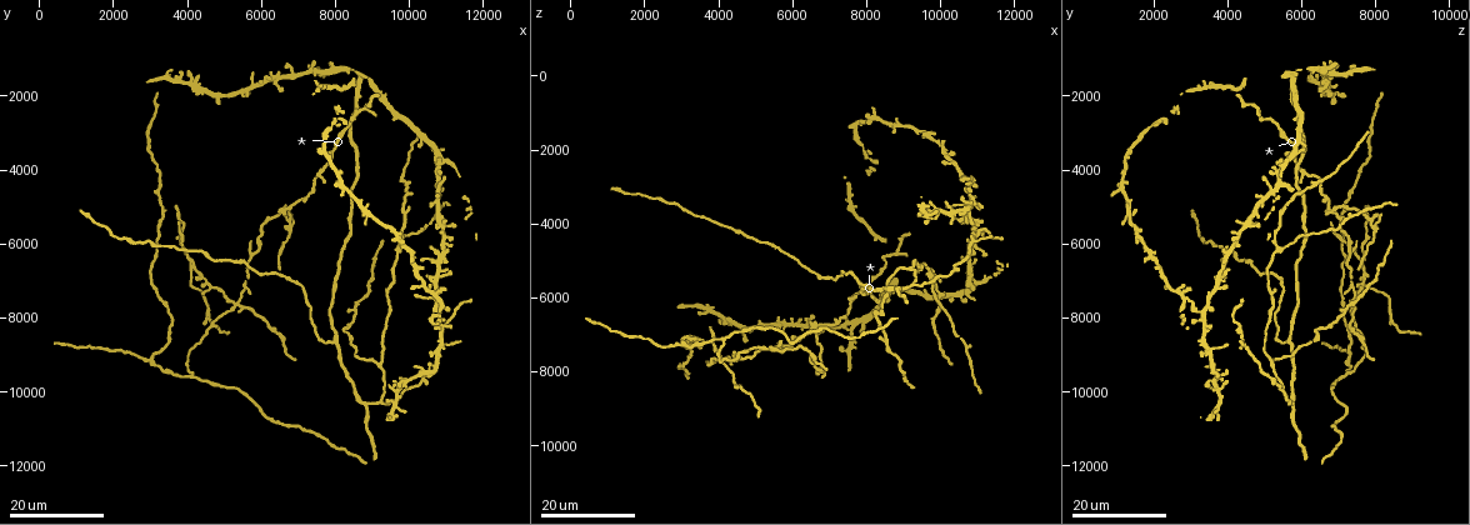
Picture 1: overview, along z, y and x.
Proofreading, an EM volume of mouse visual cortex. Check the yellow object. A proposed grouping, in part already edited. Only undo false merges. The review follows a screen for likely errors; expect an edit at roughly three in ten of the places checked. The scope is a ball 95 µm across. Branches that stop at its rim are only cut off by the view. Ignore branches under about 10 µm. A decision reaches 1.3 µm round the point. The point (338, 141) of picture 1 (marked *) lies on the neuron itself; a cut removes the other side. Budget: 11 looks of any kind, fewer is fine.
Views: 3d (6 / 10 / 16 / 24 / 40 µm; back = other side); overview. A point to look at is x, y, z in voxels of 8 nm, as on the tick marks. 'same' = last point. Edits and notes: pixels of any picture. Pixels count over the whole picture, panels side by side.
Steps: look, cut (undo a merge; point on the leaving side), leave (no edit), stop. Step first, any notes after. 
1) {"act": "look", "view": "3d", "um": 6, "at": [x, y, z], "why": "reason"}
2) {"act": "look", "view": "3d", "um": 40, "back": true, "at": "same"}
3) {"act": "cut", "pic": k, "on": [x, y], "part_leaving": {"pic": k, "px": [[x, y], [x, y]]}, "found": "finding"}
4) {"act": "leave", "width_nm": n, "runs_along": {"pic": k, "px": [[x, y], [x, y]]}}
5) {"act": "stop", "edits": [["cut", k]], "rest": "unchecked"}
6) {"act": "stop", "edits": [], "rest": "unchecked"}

{"act": "look", "view": "3d", "um": 24, "at": [7600, 4100, 6000], "why": "small branch off a trunk"}

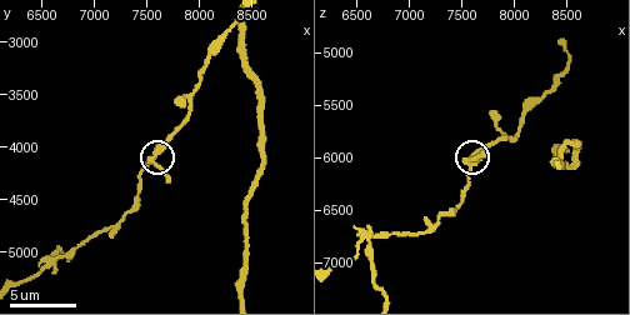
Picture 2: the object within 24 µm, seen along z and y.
{"act": "look", "view": "3d", "um": 10, "at": [7560, 4080, 6100]}

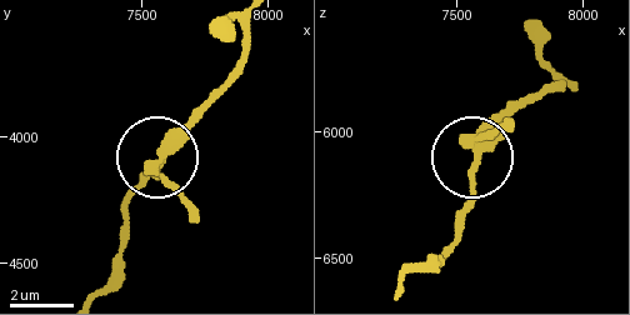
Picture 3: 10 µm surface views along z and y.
{"act": "leave", "width_nm": 310, "found": "one neuron here"}

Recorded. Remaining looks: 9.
{"act": "look", "view": "3d", "um": 16, "at": [9700, 6100, 5400], "why": "small branch off a trunk"}

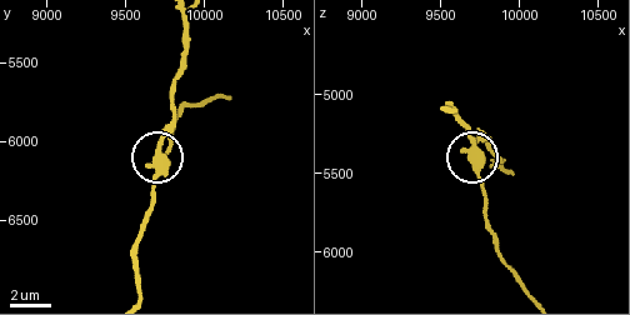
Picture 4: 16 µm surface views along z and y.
{"act": "look", "view": "3d", "um": 10, "at": [9740, 6100, 5400], "why": "closer look"}

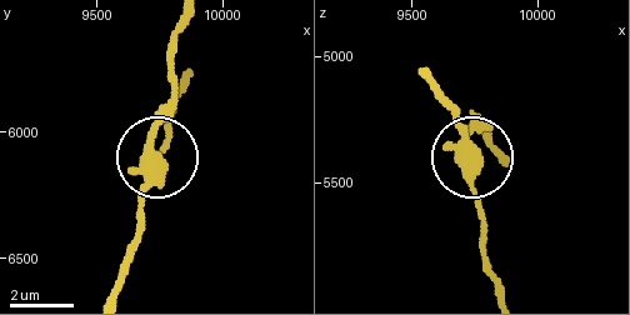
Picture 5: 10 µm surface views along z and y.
{"act": "look", "view": "3d", "um": 10, "back": true, "at": [9750, 6110, 5390]}

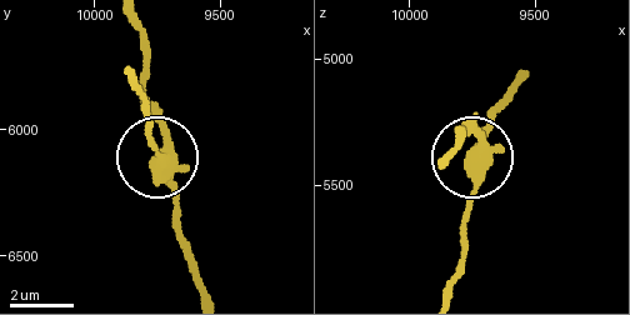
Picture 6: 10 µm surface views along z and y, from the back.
{"act": "leave", "runs_along": {"pic": 6, "px": [[200, 289], [174, 184], [149, 139]]}, "found": "all the same neuron"}

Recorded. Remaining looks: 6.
{"act": "look", "view": "3d", "um": 6, "at": [6600, 5100, 6820], "why": "looks like a crossing"}

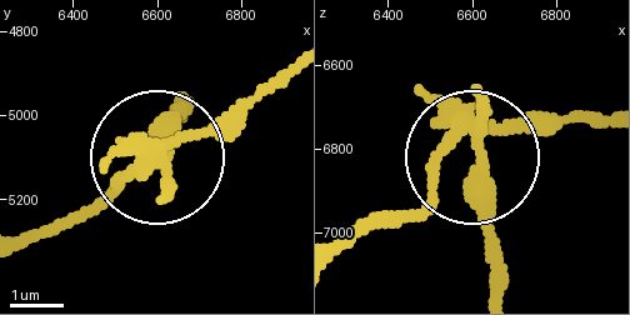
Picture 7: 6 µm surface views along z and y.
{"act": "cut", "pic": 7, "on": [485, 186], "part_leaving": {"pic": 7, "px": [[469, 128], [469, 190], [495, 244], [495, 284]]}, "found": "two neurons meet here"}

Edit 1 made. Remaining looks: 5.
{"act": "look", "view": "3d", "um": 24, "at": [5300, 7600, 7400], "why": "four or more arms meet"}

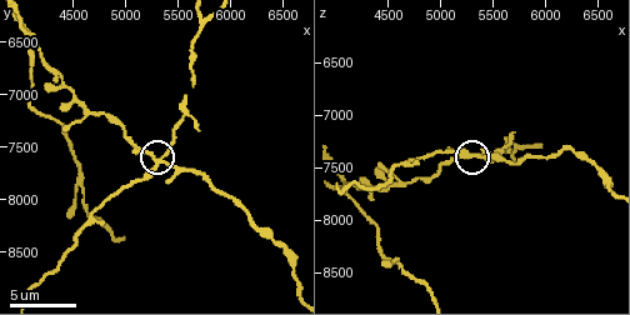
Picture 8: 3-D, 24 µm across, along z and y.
{"act": "look", "view": "3d", "um": 10, "at": [5280, 7680, 7380], "why": "closer look"}

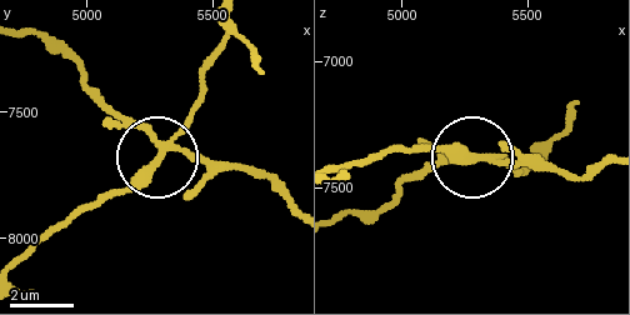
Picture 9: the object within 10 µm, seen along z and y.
{"act": "cut", "pic": 9, "on": [204, 178], "width_nm": 240, "part_leaving": {"pic": 9, "px": [[163, 144], [125, 119], [69, 55], [20, 30]]}, "found": "a second neuron is stuck on"}

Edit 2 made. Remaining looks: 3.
{"act": "look", "view": "overview"}

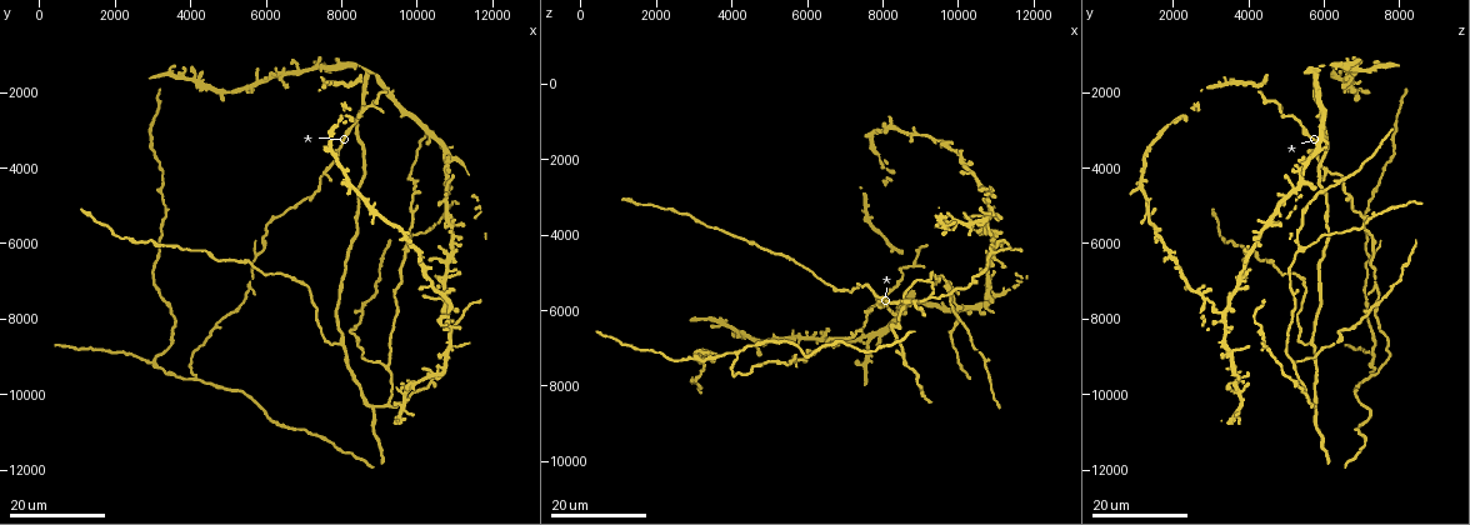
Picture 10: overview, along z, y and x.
{"act": "look", "view": "3d", "um": 24, "at": [8050, 8600, 5700], "why": "branch point"}

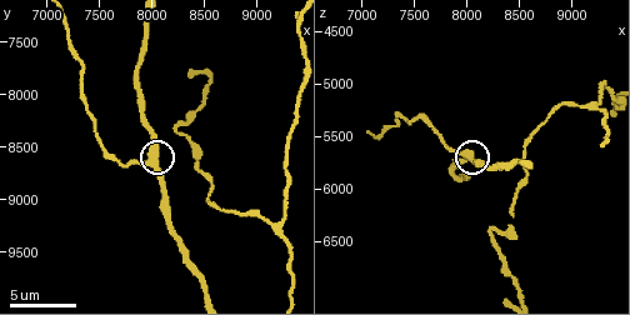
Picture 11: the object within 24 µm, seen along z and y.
{"act": "look", "view": "3d", "um": 10, "at": [8000, 8660, 5680], "why": "closer look"}

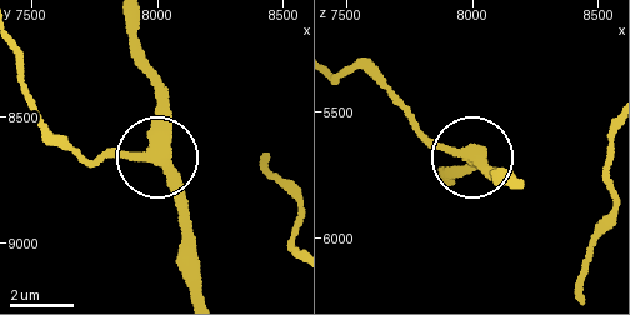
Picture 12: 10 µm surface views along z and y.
{"act": "leave", "arms": 3, "runs_along": {"pic": 12, "px": [[448, 181], [473, 158], [431, 141], [394, 104]]}, "found": "continuous, no second neuron"}

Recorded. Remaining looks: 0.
{"act": "stop", "edits": [["cut", 7], ["cut", 9]], "rest": "unchecked"}

